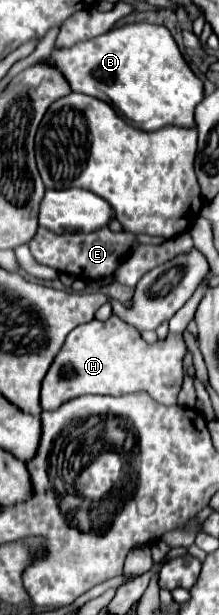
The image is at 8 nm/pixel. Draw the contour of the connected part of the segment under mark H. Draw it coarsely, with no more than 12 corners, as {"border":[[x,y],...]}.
{"border":[[112,315],[78,325],[50,365],[42,411],[146,391],[176,405],[182,335],[146,343]]}

